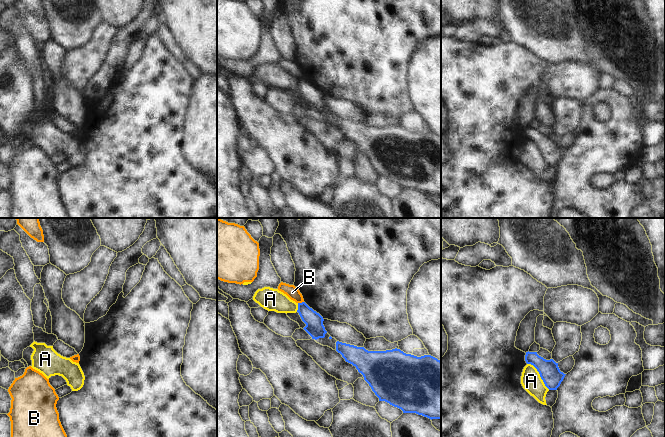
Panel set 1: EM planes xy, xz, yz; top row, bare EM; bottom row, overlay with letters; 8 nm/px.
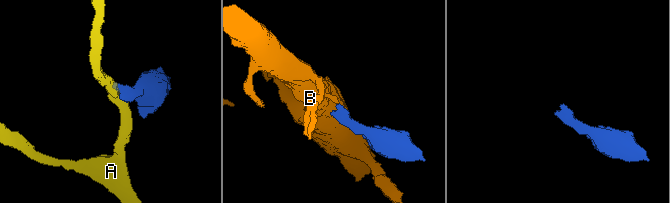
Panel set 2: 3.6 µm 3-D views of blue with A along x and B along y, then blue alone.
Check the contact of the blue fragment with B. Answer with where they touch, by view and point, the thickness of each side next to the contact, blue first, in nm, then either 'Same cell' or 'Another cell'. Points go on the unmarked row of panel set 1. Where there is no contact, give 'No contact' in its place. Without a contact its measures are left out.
Touches blue at xz (300, 79). Thickness 150 nm (blue) against 100 nm. Another cell

